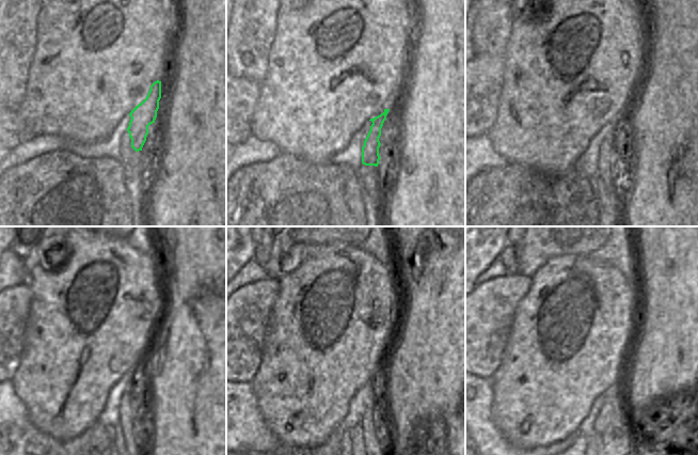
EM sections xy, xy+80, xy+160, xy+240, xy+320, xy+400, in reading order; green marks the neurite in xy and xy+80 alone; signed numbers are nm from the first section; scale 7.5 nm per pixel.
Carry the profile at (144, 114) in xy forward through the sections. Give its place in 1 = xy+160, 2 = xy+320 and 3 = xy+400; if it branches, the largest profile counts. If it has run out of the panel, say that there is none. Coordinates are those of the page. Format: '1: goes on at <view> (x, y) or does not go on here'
1: goes on at xy+160 (607, 151)
2: goes on at xy+320 (370, 443)
3: goes on at xy+400 (616, 443)

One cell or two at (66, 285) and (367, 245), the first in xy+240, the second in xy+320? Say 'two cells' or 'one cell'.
two cells

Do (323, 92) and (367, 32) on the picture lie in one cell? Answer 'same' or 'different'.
same

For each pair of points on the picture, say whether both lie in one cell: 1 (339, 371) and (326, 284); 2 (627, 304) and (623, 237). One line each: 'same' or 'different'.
1: same
2: different

